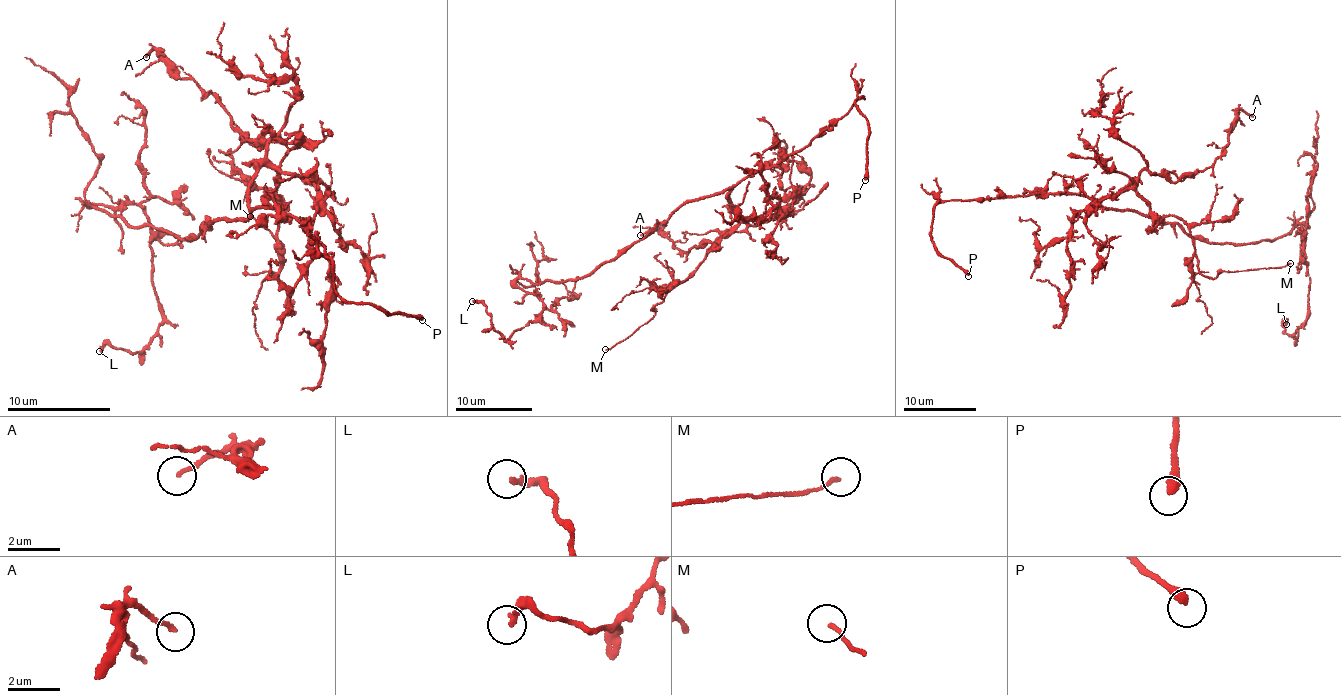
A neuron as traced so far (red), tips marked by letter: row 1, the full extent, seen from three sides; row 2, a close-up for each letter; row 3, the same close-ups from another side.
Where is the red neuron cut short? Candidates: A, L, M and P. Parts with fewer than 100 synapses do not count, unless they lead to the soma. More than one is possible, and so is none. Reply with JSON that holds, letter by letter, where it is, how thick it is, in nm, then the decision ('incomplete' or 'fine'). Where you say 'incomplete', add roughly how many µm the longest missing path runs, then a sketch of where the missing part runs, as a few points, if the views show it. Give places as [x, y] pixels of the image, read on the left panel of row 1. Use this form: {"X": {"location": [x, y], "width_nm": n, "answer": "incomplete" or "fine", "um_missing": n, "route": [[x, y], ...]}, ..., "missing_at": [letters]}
{"A": {"location": [146, 57], "width_nm": 160, "answer": "fine"}, "L": {"location": [99, 351], "width_nm": 240, "answer": "fine"}, "M": {"location": [250, 216], "width_nm": 120, "answer": "fine"}, "P": {"location": [422, 320], "width_nm": 360, "answer": "incomplete", "um_missing": 35}, "missing_at": ["P"]}

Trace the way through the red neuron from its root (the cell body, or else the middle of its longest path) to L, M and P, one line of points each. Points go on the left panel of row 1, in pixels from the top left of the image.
L: (206, 228), (188, 240), (88, 206), (134, 204), (144, 210), (162, 318), (139, 351), (107, 344), (99, 351)
M: (206, 228), (245, 220), (263, 165), (278, 180), (283, 260), (278, 240), (250, 216)
P: (206, 228), (277, 208), (330, 256), (342, 297), (422, 320)

